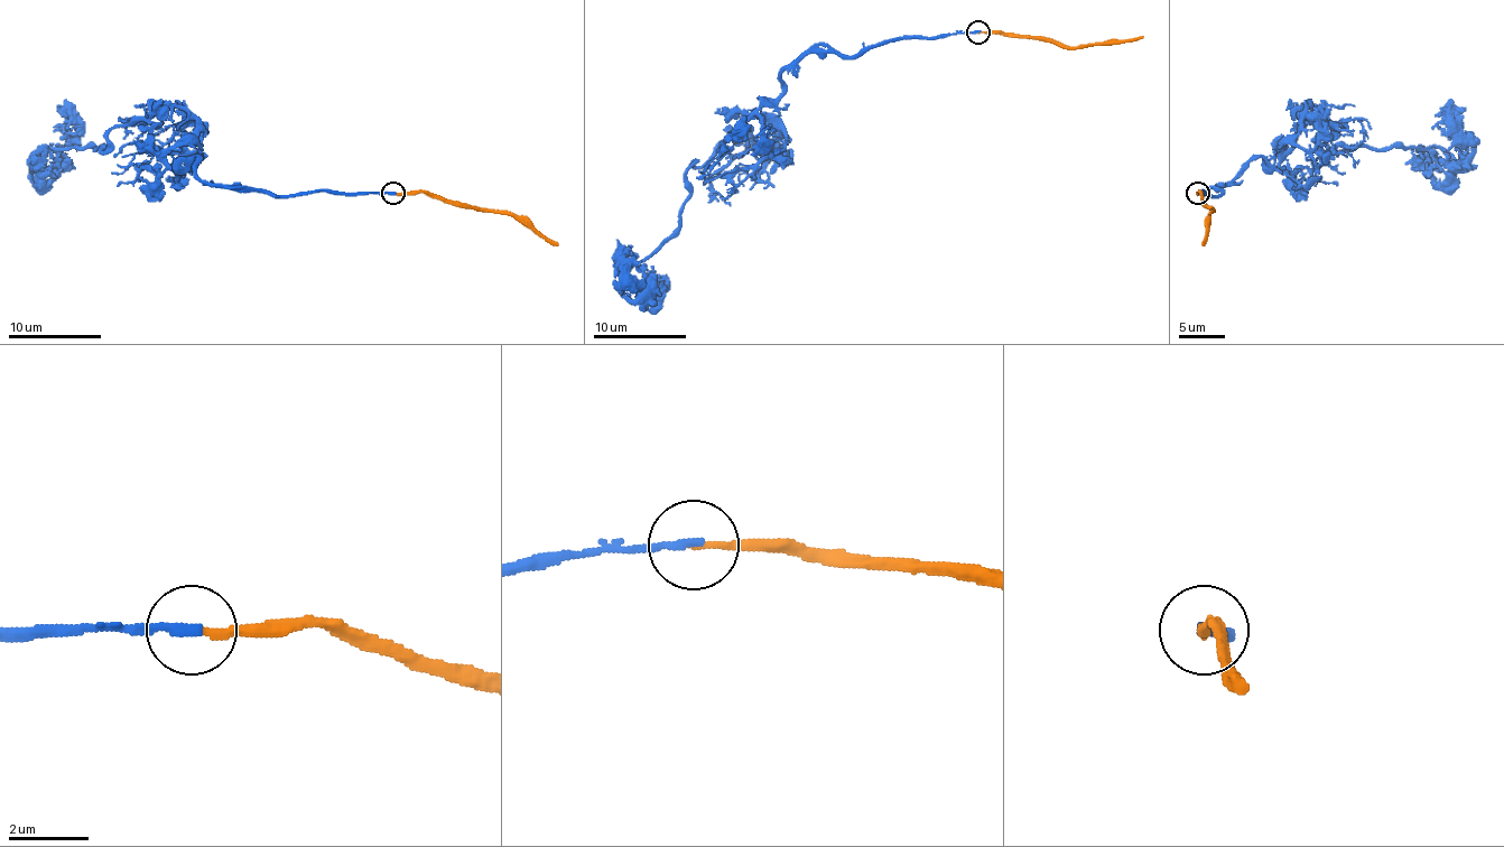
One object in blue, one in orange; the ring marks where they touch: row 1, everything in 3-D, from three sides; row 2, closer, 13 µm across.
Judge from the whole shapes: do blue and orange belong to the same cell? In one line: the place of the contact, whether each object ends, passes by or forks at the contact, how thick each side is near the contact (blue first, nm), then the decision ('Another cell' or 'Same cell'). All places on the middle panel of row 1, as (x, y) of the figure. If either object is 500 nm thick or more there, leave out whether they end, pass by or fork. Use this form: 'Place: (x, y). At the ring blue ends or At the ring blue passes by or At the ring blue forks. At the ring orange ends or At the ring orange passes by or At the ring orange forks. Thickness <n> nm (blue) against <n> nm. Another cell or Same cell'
Place: (978, 31). At the ring blue ends. At the ring orange ends. Thickness 200 nm (blue) against 190 nm. Same cell

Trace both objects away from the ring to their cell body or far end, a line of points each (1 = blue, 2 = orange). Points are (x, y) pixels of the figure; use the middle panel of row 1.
1: (978, 33), (798, 56), (781, 70), (781, 93), (686, 171), (681, 225), (644, 262), (649, 295), (649, 282)
2: (978, 33), (1013, 33), (1067, 46), (1143, 37)

